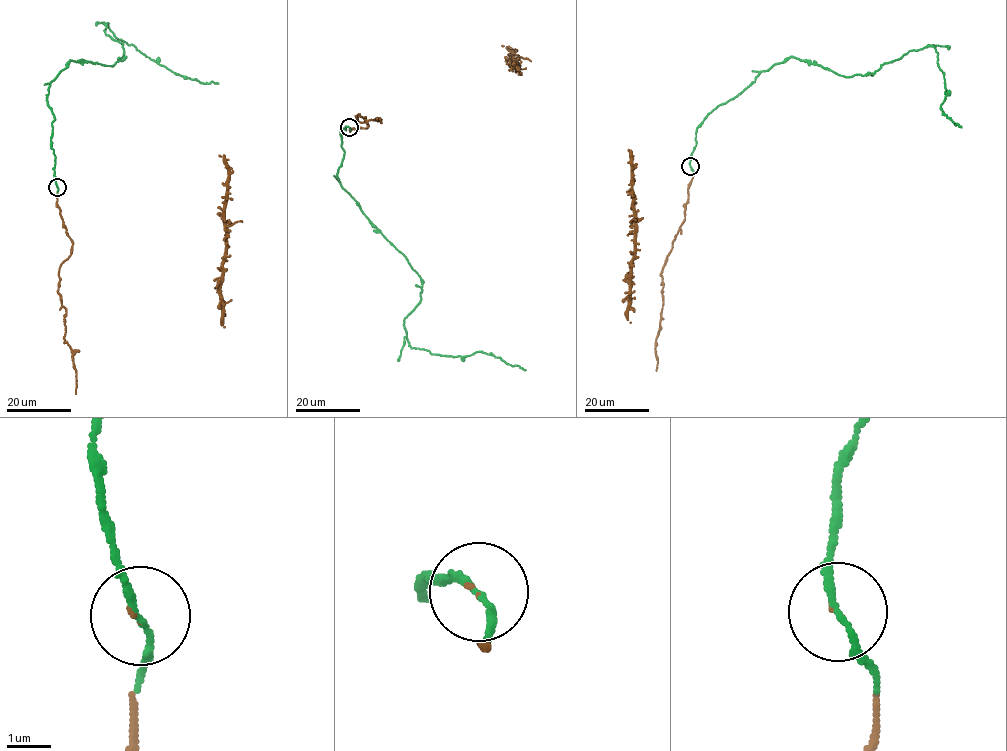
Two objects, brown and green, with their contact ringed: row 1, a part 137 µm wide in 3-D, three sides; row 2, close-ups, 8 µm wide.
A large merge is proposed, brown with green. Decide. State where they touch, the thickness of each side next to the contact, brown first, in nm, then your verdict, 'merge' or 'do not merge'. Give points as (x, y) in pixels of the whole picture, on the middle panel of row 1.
place (349, 127); calibres 40 and 140 nm; merge

